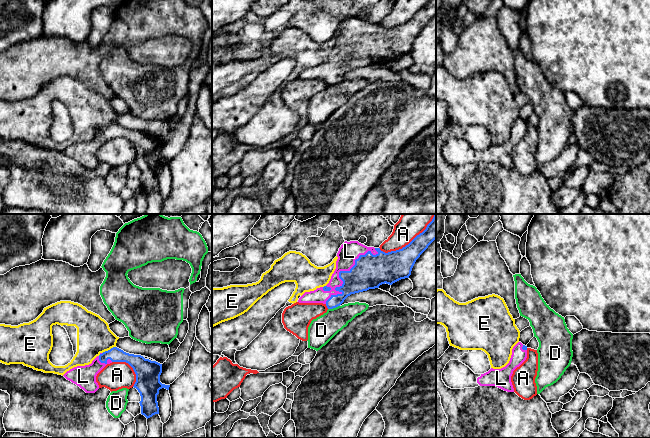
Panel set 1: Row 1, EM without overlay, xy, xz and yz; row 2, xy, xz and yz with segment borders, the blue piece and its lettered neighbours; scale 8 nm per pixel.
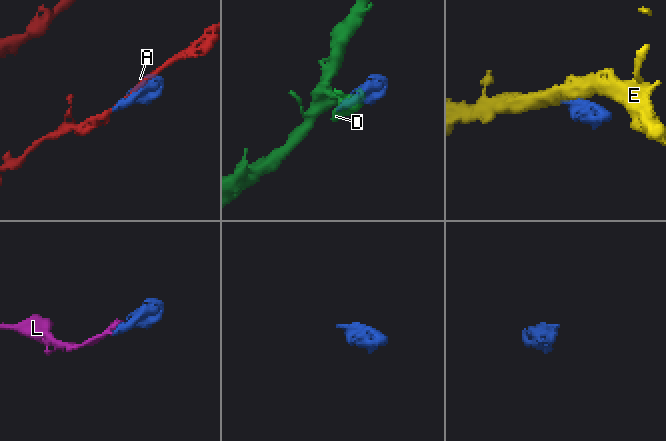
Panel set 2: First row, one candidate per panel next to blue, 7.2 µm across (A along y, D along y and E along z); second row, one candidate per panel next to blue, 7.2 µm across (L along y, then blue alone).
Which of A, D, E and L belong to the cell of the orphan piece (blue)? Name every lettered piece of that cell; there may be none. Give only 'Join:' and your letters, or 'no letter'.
Join: L

